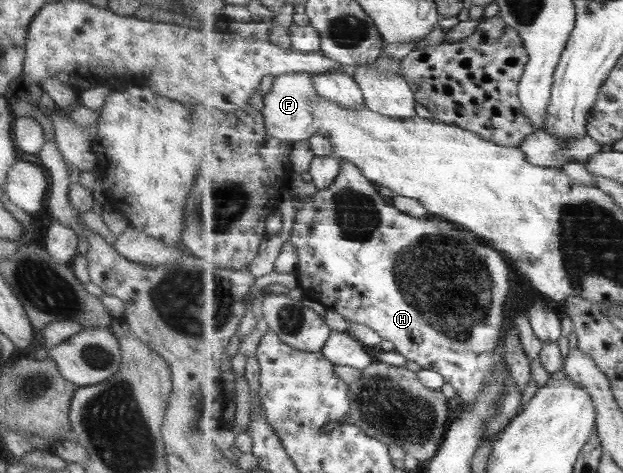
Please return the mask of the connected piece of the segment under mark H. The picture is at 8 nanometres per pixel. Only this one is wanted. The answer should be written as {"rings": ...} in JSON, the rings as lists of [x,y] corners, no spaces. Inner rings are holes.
{"rings":[[[342,160],[342,167],[337,180],[326,189],[318,189],[310,197],[302,200],[295,218],[295,228],[290,232],[288,245],[297,249],[299,262],[297,263],[297,275],[299,277],[299,294],[310,300],[320,303],[326,309],[332,309],[339,313],[353,326],[357,324],[367,325],[376,330],[383,340],[390,340],[394,344],[394,350],[404,355],[406,360],[416,362],[423,369],[436,370],[444,376],[445,382],[452,384],[458,395],[465,403],[464,410],[472,409],[478,396],[482,394],[486,376],[496,365],[495,346],[499,346],[501,334],[505,334],[505,302],[509,296],[509,290],[513,290],[514,275],[513,266],[505,262],[505,258],[497,249],[486,244],[474,232],[464,230],[451,222],[443,220],[429,220],[429,218],[412,218],[408,214],[395,208],[391,201],[385,198],[379,191],[379,187],[371,182],[353,164]]]}

